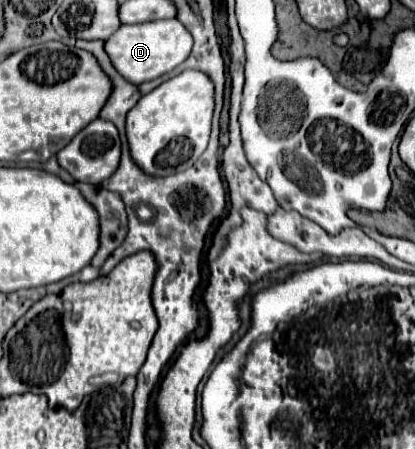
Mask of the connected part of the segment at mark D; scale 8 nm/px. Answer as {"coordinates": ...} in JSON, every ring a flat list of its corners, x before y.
{"coordinates":[[163,19,163,21,149,21,139,25,121,25,115,35,111,35,105,43,105,51,109,53,115,69,131,83,141,85,145,81,157,79,163,73,169,73,177,65,181,65,193,47,191,33,179,19]]}

